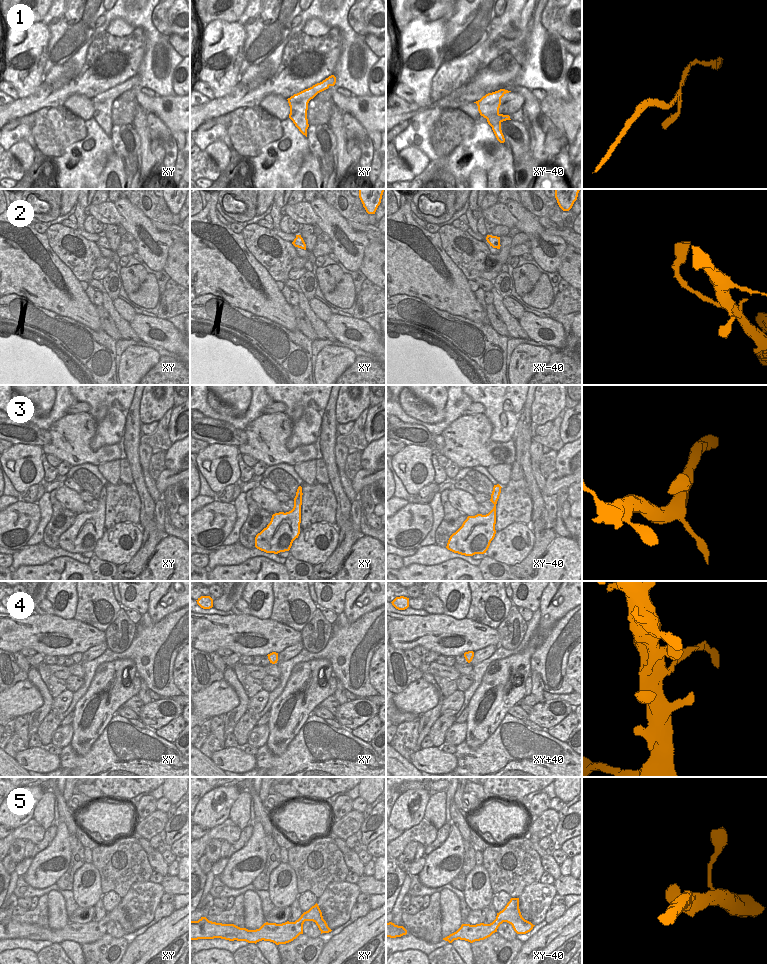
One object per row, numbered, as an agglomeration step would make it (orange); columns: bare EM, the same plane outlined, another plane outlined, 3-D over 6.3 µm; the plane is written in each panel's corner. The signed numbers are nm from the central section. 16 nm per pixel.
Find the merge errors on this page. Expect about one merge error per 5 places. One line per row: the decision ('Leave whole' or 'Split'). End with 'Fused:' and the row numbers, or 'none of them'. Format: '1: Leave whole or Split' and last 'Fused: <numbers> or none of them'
1: Leave whole
2: Split
3: Leave whole
4: Split
5: Leave whole
Fused: 2, 4.

